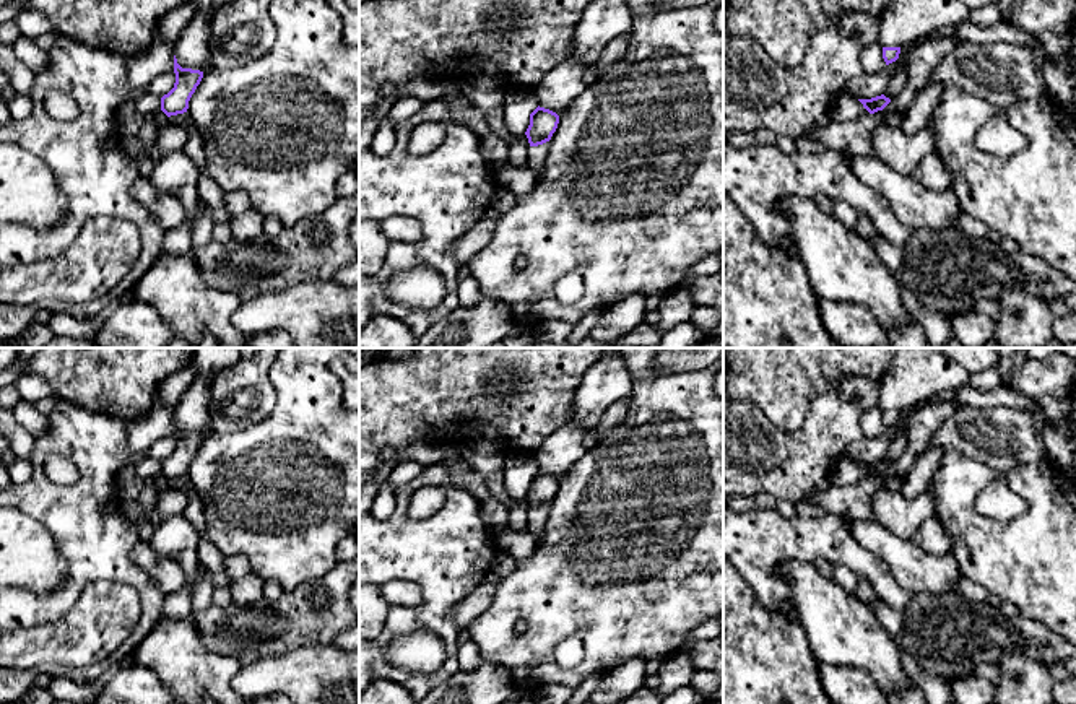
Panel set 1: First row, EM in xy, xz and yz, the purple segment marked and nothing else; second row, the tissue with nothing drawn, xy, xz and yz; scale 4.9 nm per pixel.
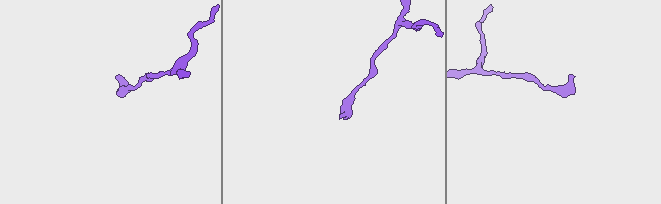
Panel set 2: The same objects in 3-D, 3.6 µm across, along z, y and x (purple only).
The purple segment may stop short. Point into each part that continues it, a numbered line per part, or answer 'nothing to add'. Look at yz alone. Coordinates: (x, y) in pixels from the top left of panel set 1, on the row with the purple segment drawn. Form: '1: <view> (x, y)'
nothing to add

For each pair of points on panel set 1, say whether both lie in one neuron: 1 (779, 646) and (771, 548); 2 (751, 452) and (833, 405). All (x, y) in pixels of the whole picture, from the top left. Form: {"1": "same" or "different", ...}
{"1": "different", "2": "same"}

